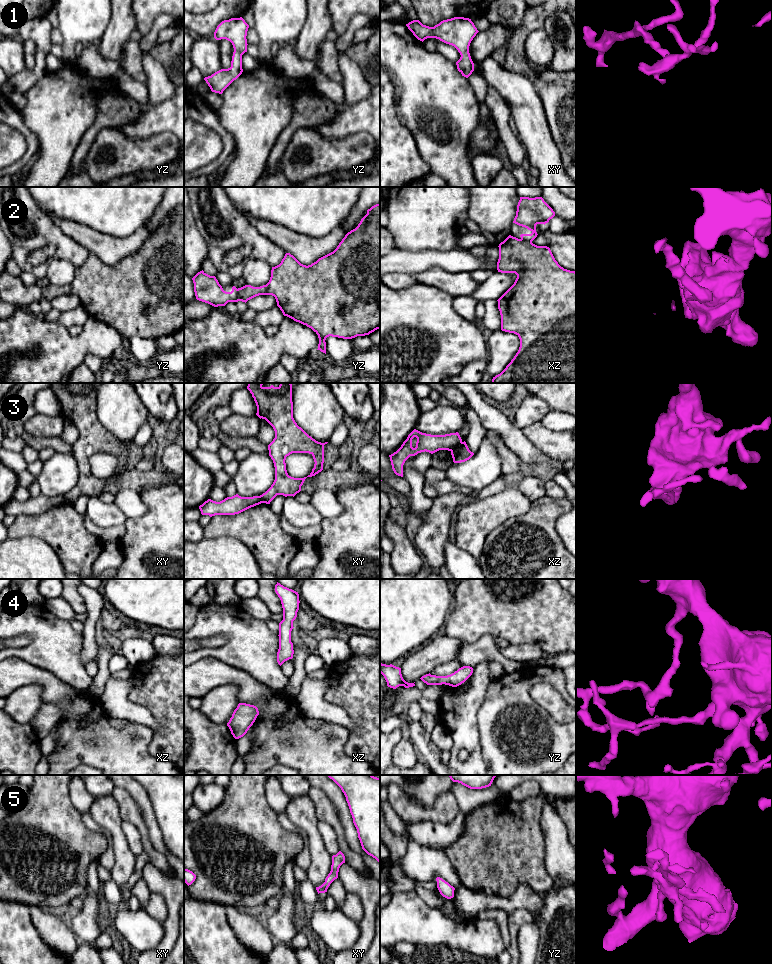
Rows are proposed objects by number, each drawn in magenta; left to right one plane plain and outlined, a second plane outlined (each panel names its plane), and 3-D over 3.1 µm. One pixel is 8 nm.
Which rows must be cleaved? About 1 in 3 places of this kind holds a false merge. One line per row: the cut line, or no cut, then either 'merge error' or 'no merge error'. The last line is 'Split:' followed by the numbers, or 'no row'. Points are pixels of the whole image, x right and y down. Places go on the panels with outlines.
1: no cut | no merge error
2: yz (237, 289), (239, 300) | merge error
3: xz (461, 441), (451, 451) | merge error
4: no cut | no merge error
5: no cut | no merge error
Split: 2, 3

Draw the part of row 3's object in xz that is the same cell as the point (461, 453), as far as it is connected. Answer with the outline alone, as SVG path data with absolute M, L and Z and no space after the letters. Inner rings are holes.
M464 441L451 451L451 455L454 463L461 463L469 460L474 453L469 450L466 442Z

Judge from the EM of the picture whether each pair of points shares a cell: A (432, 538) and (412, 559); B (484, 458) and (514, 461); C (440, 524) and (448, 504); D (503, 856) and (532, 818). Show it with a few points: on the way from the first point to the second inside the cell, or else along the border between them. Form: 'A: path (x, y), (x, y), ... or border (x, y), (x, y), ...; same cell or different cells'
A: border (414, 544), (417, 548); different cells
B: border (489, 440), (499, 454), (500, 468), (503, 474); different cells
C: path (440, 519), (440, 514), (444, 509); same cell
D: path (503, 847), (523, 827); same cell

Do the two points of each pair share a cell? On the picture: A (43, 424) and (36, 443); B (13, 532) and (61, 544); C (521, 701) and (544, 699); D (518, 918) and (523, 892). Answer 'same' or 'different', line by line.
A: different
B: same
C: different
D: different

